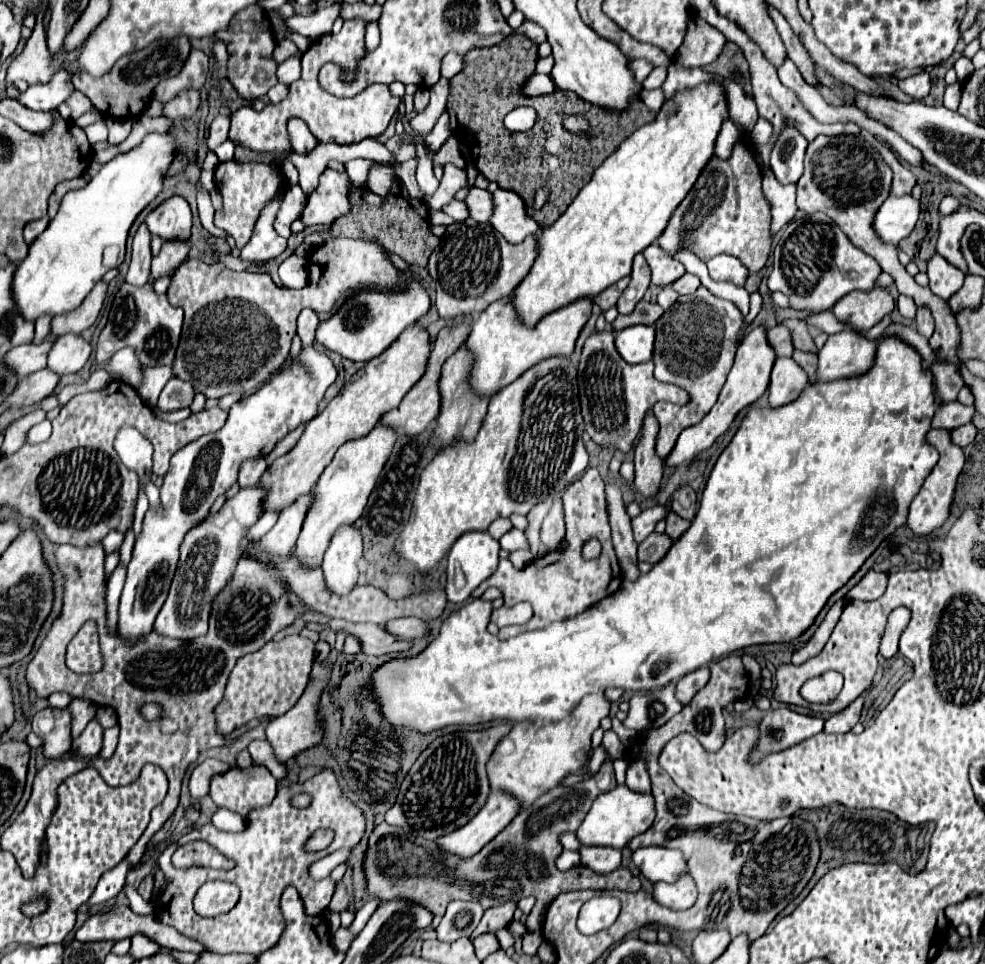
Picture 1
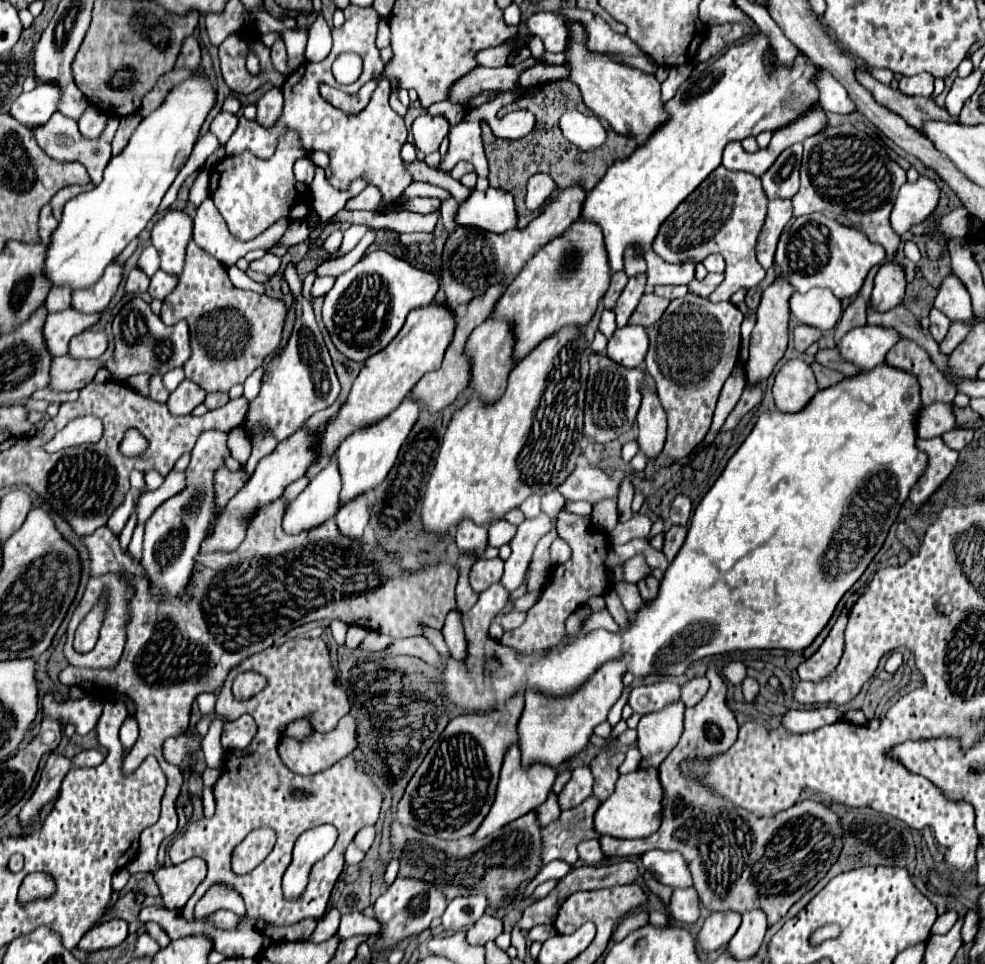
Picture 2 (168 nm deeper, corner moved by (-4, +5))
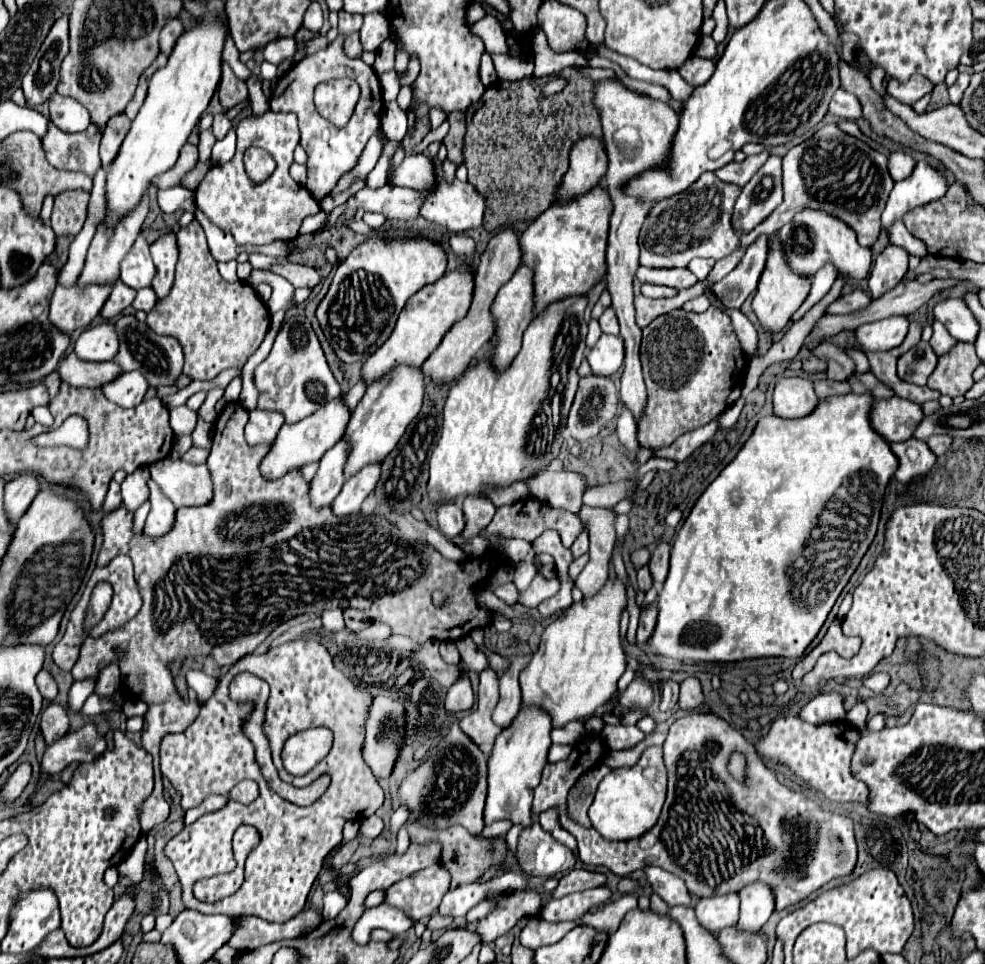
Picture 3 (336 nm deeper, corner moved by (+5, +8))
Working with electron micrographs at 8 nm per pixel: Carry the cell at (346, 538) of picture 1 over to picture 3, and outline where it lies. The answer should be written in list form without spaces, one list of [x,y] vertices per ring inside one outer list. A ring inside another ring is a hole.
[[[368,464],[366,468],[362,468],[362,472],[356,472],[354,476],[350,476],[350,480],[344,482],[342,492],[332,502],[334,514],[348,516],[348,514],[360,512],[362,500],[376,488],[380,474],[382,474],[380,464]]]

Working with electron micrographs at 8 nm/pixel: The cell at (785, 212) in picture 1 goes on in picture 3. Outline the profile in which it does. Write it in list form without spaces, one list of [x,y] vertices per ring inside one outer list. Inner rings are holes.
[[[760,236],[754,244],[748,246],[740,264],[730,272],[726,278],[712,286],[712,294],[726,306],[726,308],[740,308],[744,300],[756,290],[760,274],[766,264],[768,252],[768,238]]]

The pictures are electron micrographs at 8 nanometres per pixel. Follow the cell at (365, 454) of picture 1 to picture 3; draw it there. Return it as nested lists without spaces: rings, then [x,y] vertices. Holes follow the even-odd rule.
[[[396,366],[382,378],[374,380],[356,410],[352,410],[352,418],[348,422],[344,438],[352,444],[344,476],[350,478],[354,472],[358,472],[362,466],[370,462],[382,462],[398,444],[402,438],[406,426],[418,416],[422,408],[426,378],[420,368],[414,366]]]

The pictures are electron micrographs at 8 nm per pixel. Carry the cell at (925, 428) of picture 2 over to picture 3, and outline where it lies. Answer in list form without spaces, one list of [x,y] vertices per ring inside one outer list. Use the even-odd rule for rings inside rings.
[[[888,398],[872,404],[870,424],[874,432],[878,432],[886,442],[902,442],[912,438],[914,428],[922,420],[922,410],[918,404],[906,398]]]

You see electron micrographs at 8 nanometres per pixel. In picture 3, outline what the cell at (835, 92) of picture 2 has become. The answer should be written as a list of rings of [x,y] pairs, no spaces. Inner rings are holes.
[[[840,88],[830,102],[830,114],[836,114],[846,120],[858,120],[862,118],[862,106],[854,94]]]

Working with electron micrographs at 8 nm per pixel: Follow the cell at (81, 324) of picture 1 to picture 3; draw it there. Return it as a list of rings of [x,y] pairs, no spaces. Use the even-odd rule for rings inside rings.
[[[142,196],[142,204],[138,204],[138,208],[134,208],[134,212],[130,212],[130,216],[126,216],[126,220],[118,224],[114,240],[106,240],[106,232],[102,232],[102,228],[96,228],[78,284],[108,284],[118,278],[118,266],[140,234],[146,214],[148,196]]]

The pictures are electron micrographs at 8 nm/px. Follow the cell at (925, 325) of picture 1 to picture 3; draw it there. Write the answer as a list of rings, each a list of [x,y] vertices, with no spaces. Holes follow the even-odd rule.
[[[934,322],[932,326],[934,326],[934,336],[932,336],[932,340],[930,340],[930,346],[932,346],[932,350],[934,350],[938,356],[944,356],[946,352],[950,352],[950,348],[954,348],[954,344],[956,344],[958,340],[954,340],[954,338],[950,336],[950,332],[946,332],[946,328],[944,328],[940,322]]]

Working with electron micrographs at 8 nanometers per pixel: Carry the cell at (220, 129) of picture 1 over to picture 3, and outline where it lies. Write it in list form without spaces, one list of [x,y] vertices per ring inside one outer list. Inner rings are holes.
[[[216,114],[214,116],[214,124],[212,124],[212,132],[214,132],[214,136],[220,140],[220,138],[224,138],[226,134],[228,134],[228,130],[232,128],[232,122],[224,116],[224,114]]]

